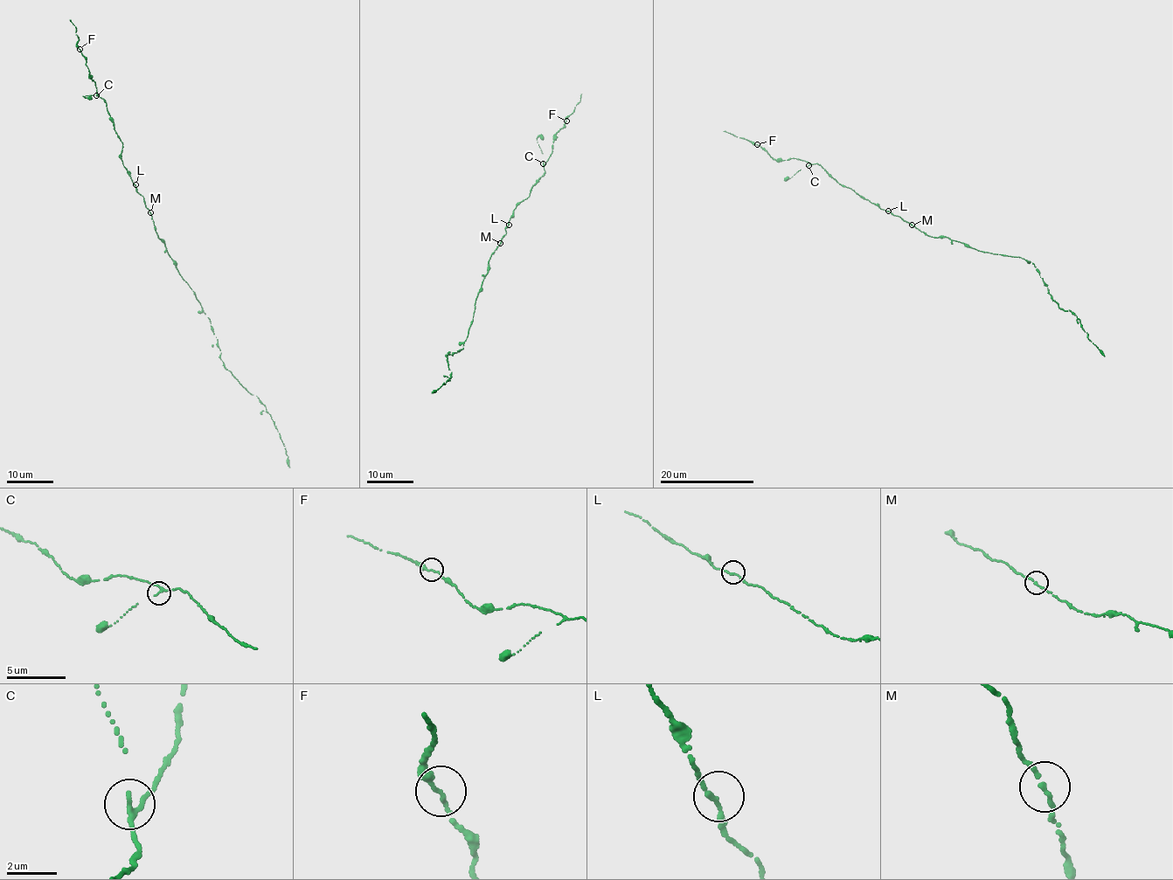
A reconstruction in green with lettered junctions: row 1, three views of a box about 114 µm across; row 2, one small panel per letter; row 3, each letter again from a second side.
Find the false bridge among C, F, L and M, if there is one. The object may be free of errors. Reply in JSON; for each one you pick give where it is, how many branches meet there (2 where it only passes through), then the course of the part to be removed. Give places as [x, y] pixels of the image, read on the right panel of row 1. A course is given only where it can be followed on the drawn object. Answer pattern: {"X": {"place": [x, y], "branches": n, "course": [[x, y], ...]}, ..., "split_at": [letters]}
{"split_at": []}

